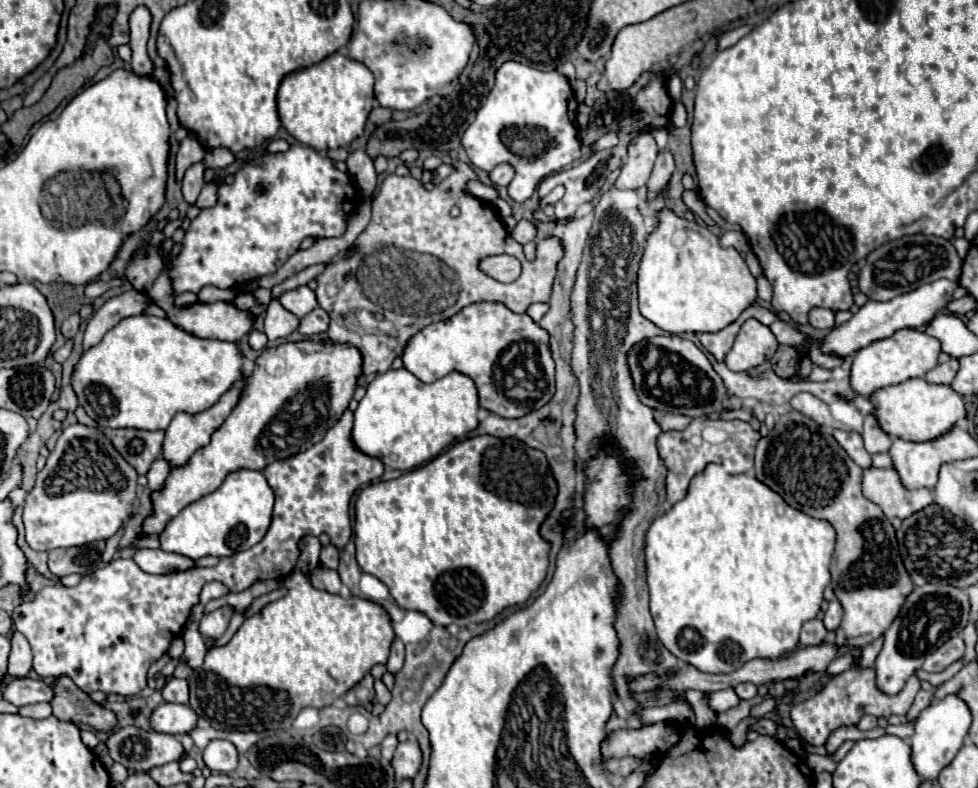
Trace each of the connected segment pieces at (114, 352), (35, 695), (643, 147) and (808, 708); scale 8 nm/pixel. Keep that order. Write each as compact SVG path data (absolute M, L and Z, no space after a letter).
M132 315L114 325L98 345L84 351L72 371L72 387L78 403L86 413L102 427L134 427L134 429L166 429L170 419L178 411L200 413L212 407L226 389L242 375L242 355L236 343L200 339L180 327L170 319L160 319L154 315Z
M24 677L24 679L14 679L6 683L6 687L2 689L2 697L14 703L16 707L22 707L30 703L50 701L52 691L50 691L50 685L46 685L44 681L34 681L34 679Z
M650 133L638 135L628 147L628 159L614 183L616 189L640 189L646 185L654 159L658 155L656 141Z
M852 667L850 671L844 671L836 675L820 693L814 697L796 703L792 707L792 723L798 731L798 735L808 741L810 745L818 747L824 745L828 735L844 725L856 725L862 715L874 715L874 717L890 717L890 715L906 715L916 693L920 689L920 679L912 675L906 681L906 687L898 695L882 695L878 687L874 687L874 671L872 669L856 669Z

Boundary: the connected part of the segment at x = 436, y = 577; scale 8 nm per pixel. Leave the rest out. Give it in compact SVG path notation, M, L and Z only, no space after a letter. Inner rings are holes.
M492 435L468 437L468 439L452 445L448 451L440 453L436 459L428 461L426 465L422 465L422 467L418 467L418 469L398 477L398 479L372 483L358 493L358 499L354 503L354 509L356 509L356 519L354 519L356 521L356 525L354 525L356 561L364 573L378 577L390 589L390 595L396 599L396 603L402 609L420 611L420 613L428 615L428 619L434 625L446 627L450 623L456 623L460 627L466 627L470 623L484 623L484 621L490 621L492 617L496 617L506 607L522 605L544 581L546 569L548 569L550 543L546 539L542 539L540 525L550 515L554 501L556 501L556 495L558 495L558 483L552 475L552 469L550 469L546 455L540 449L528 447L526 443L512 439L512 437L508 437L508 439L500 439L500 437L492 437Z

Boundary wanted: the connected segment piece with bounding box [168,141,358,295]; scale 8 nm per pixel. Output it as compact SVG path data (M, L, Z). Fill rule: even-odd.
M298 141L290 145L288 151L284 153L266 153L260 159L242 163L242 167L234 173L232 183L218 181L216 205L210 209L202 209L186 229L182 249L168 267L172 293L174 295L180 295L184 291L198 293L206 285L232 289L274 273L298 251L300 243L306 237L324 239L344 235L348 215L356 207L356 195L358 195L356 185L352 183L348 173L338 171L330 157L320 155L312 147L306 147Z

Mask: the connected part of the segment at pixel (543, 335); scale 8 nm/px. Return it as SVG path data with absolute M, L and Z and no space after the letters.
M480 301L410 337L402 361L424 383L434 383L452 371L464 373L478 389L480 407L500 417L524 417L544 407L556 393L554 359L548 339L548 331L528 315L514 313L502 303Z

